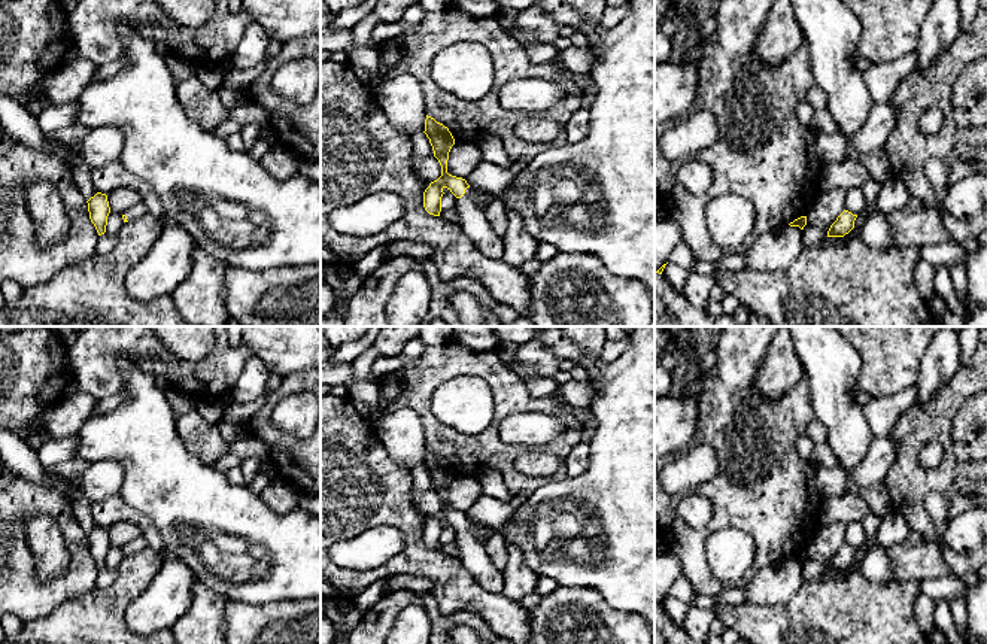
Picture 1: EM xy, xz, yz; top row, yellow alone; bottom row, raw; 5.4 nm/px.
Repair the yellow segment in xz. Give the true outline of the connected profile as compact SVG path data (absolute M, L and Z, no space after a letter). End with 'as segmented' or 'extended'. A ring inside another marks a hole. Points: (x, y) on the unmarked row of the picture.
M426 449L425 465L441 499L441 510L431 516L423 526L423 541L429 549L440 550L443 523L447 522L458 532L461 565L474 580L491 593L502 593L504 574L491 562L485 544L476 537L476 526L465 513L447 507L447 493L455 473L447 461Z; extended

